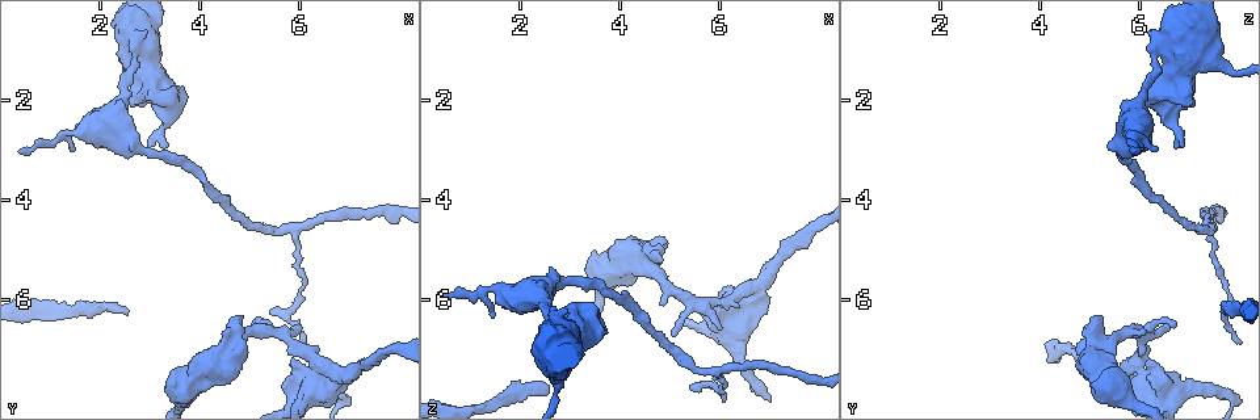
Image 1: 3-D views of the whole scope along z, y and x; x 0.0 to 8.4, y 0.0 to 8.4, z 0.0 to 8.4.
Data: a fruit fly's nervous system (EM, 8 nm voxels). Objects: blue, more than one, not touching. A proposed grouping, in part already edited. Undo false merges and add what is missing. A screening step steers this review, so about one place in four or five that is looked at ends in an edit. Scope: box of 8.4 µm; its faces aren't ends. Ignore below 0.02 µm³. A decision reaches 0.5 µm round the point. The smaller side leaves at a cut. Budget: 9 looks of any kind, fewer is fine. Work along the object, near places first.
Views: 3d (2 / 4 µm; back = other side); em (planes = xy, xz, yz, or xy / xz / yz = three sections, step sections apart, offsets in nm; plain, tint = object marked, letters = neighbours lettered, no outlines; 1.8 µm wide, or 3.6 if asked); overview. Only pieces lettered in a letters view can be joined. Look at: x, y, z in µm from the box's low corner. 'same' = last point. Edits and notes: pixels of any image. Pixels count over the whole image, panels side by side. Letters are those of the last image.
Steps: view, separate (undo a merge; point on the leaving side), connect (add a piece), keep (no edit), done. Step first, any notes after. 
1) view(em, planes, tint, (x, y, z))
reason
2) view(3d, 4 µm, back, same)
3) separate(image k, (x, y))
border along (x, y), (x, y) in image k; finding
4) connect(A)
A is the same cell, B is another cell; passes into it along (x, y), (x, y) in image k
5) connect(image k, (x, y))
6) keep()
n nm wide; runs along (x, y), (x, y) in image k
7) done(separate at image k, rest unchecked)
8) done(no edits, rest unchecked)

view(em, 3.6 µm, yz, step 16, tint, (6.95, 7.65, 6.25))

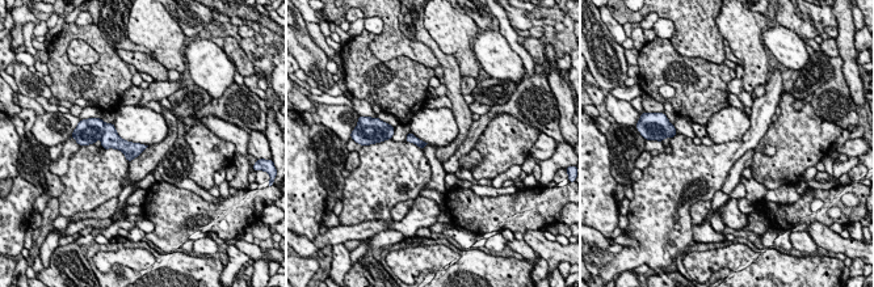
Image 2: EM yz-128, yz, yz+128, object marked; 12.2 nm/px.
view(em, 3.6 µm, yz, step 16, letters, same)
see the neighbours

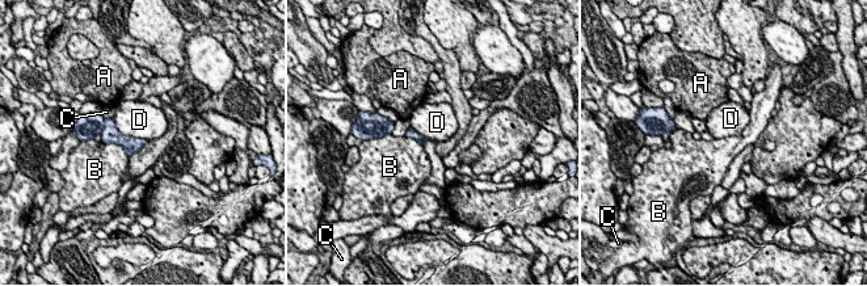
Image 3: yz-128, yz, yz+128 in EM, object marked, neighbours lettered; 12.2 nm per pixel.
separate(image 3, (110, 134))
A, B, C and D are other cells; border along (105, 118), (105, 126), (100, 133) in image 3; two neurons meet here

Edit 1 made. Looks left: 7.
view(overview)
see it whole again

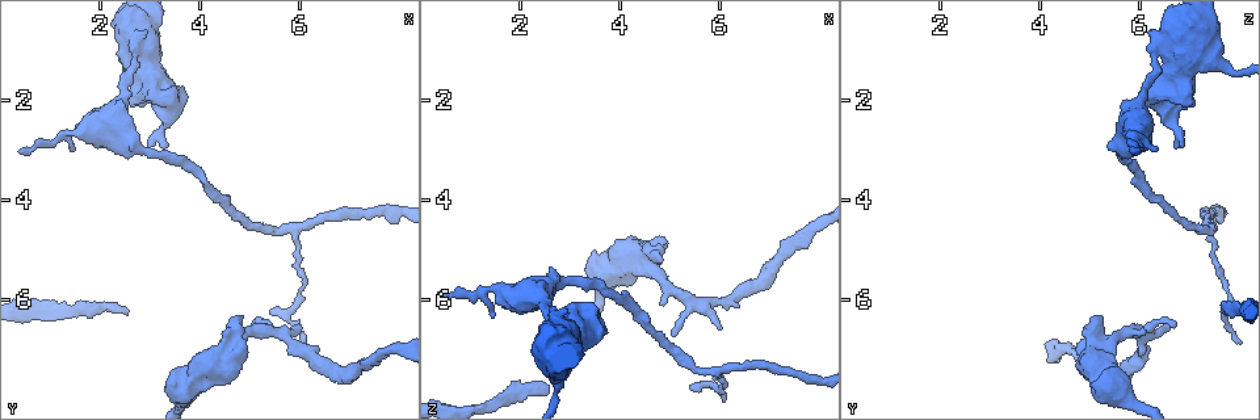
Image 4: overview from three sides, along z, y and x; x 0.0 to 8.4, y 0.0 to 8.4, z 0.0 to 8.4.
view(em, yz, step 16, letters, (4.90, 6.95, 4.70))
an open end

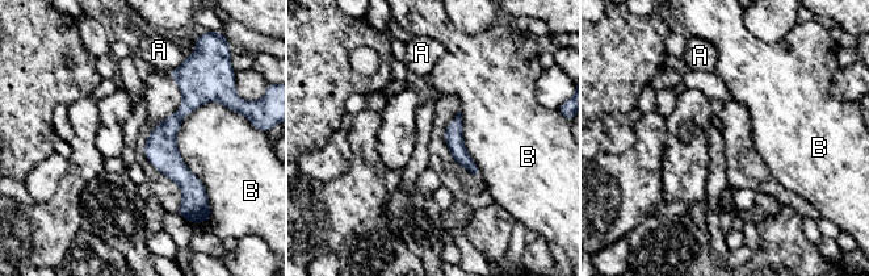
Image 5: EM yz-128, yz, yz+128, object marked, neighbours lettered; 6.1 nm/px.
view(em, planes, letters, same)

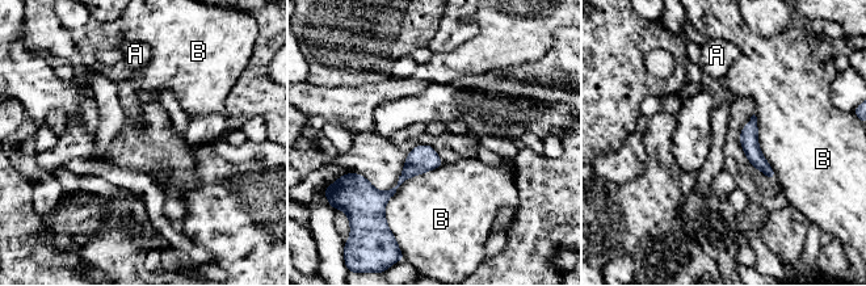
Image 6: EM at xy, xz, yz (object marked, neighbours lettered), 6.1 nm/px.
keep()
A and B are other cells; border along (444, 164), (408, 177), (383, 215) in image 6; no lettered piece goes on from it

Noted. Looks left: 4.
view(em, planes, letters, (3.30, 2.90, 6.70))
branch stops here

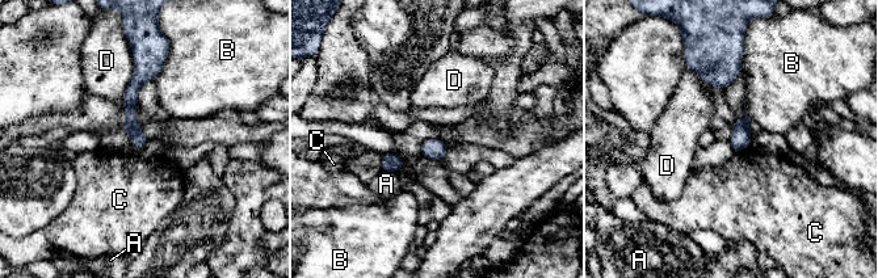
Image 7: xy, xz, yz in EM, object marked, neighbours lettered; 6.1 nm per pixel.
keep()
D touches over 340 nm; A, B, C and D are other cells; no lettered piece goes on from it

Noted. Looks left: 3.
view(em, planes, letters, (2.45, 6.35, 7.80))
long arm stops here

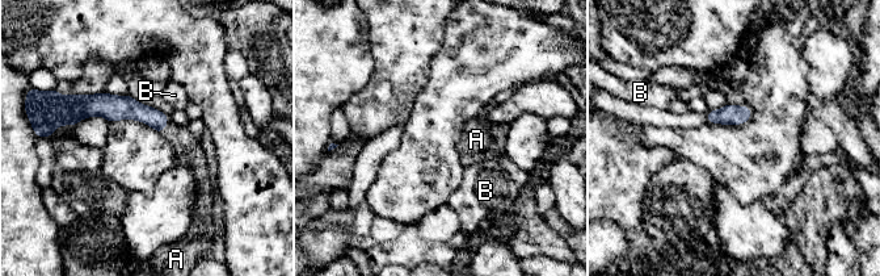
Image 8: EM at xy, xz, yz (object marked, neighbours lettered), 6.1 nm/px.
connect(A)
A touches over 110 nm; A is the same cell, B is another cell; passes into it along (129, 108), (165, 125), (188, 150) in image 8; it goes on there

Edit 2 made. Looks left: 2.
done(separate at image 3, connect at image 8, rest unchecked)

